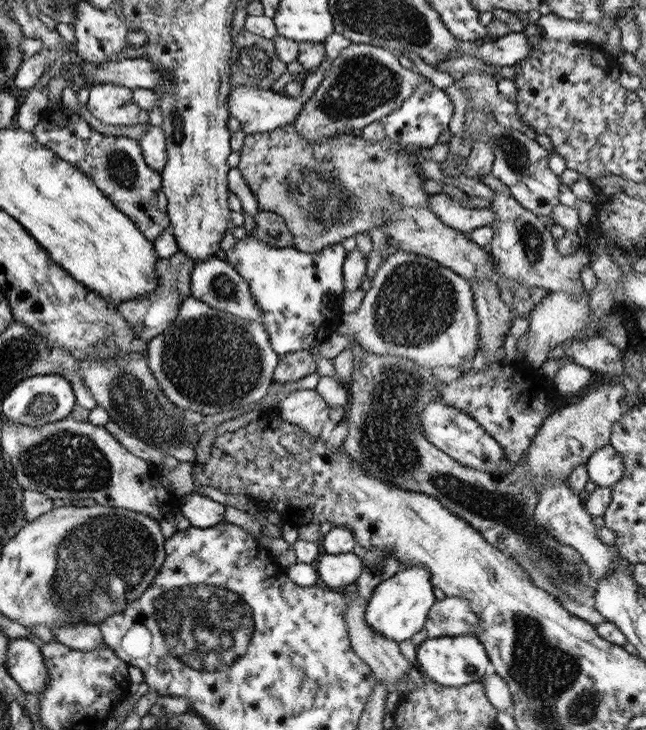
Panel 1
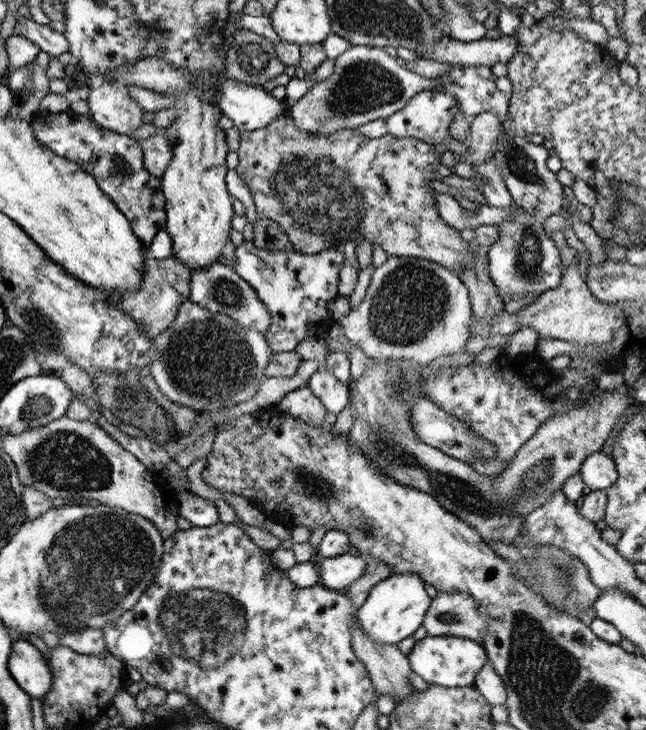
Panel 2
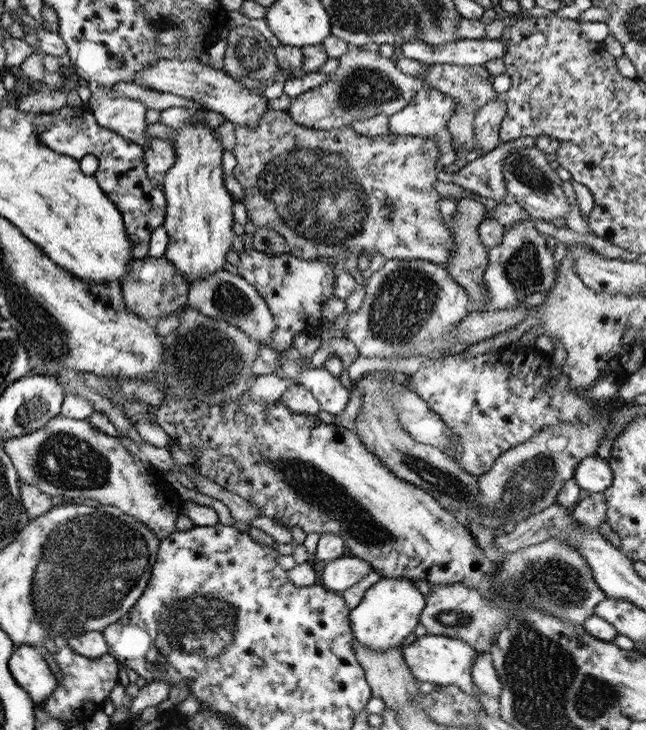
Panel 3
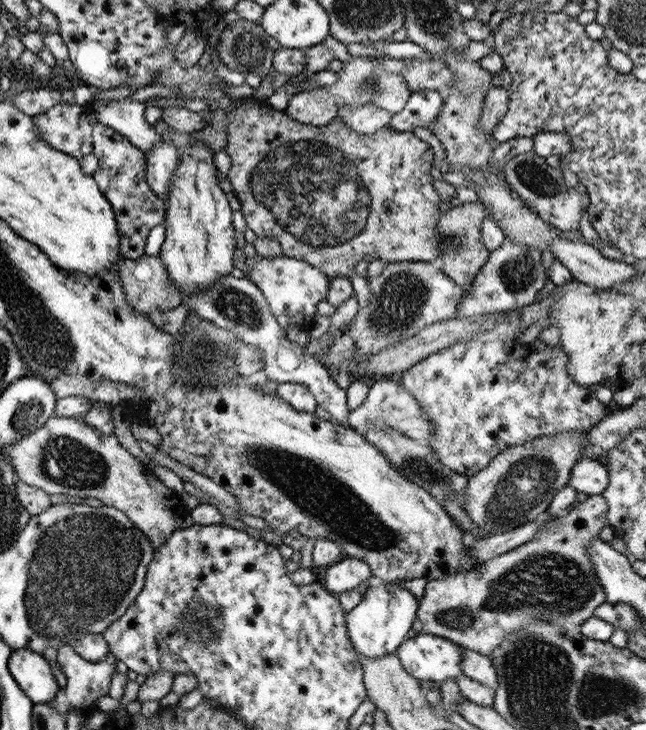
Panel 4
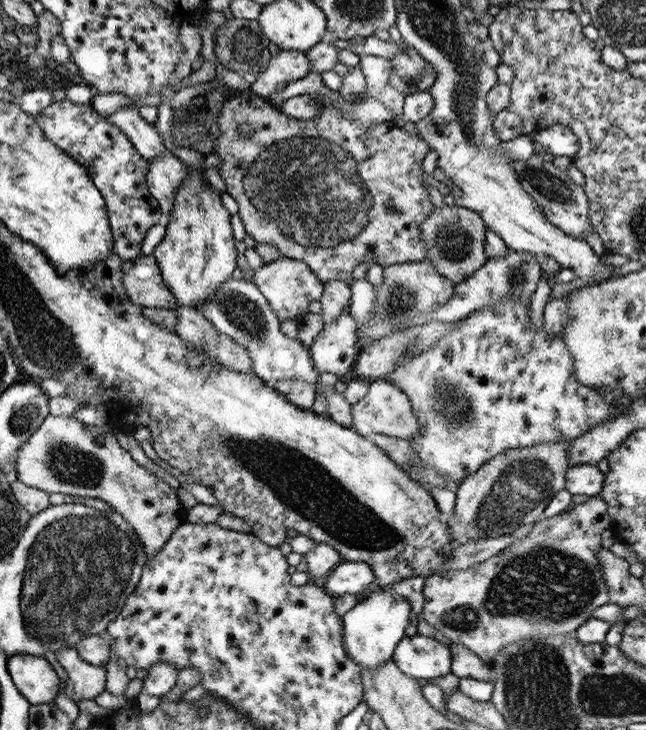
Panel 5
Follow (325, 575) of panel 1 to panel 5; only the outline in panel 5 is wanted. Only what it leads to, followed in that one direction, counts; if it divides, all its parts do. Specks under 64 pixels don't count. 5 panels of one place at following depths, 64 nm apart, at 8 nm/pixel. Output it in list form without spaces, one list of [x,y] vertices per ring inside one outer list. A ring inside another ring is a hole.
[[[343,560],[326,575],[320,586],[332,596],[353,594],[362,600],[371,592],[374,583],[374,575],[368,565]]]

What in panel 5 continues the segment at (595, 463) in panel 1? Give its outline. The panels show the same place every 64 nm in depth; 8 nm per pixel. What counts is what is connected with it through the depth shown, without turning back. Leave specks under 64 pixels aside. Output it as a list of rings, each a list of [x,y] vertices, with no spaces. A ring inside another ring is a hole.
[[[579,463],[571,465],[565,472],[564,489],[573,495],[593,497],[600,492],[604,483],[604,474],[595,464]]]

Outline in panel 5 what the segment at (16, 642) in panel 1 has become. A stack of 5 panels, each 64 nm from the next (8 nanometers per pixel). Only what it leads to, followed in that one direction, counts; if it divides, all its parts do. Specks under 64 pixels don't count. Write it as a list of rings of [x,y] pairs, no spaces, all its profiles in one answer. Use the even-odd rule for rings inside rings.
[[[16,654],[7,658],[6,666],[13,685],[29,703],[40,705],[53,701],[59,679],[43,657]]]

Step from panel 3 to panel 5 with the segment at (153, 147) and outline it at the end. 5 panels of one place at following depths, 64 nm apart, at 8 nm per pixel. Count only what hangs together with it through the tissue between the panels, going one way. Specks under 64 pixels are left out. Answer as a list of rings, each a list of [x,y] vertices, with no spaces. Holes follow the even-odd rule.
[[[168,149],[149,160],[148,164],[146,188],[153,199],[157,200],[162,220],[165,221],[173,207],[174,193],[187,175],[187,167]]]

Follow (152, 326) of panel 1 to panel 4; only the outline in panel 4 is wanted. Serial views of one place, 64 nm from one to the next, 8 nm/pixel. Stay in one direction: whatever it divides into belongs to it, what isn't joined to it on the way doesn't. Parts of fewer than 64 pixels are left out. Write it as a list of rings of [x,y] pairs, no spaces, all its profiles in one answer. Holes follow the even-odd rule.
[[[143,255],[136,259],[124,259],[117,270],[125,300],[135,312],[142,315],[153,314],[161,310],[169,310],[183,301],[181,289],[167,277],[165,265],[158,256]]]

